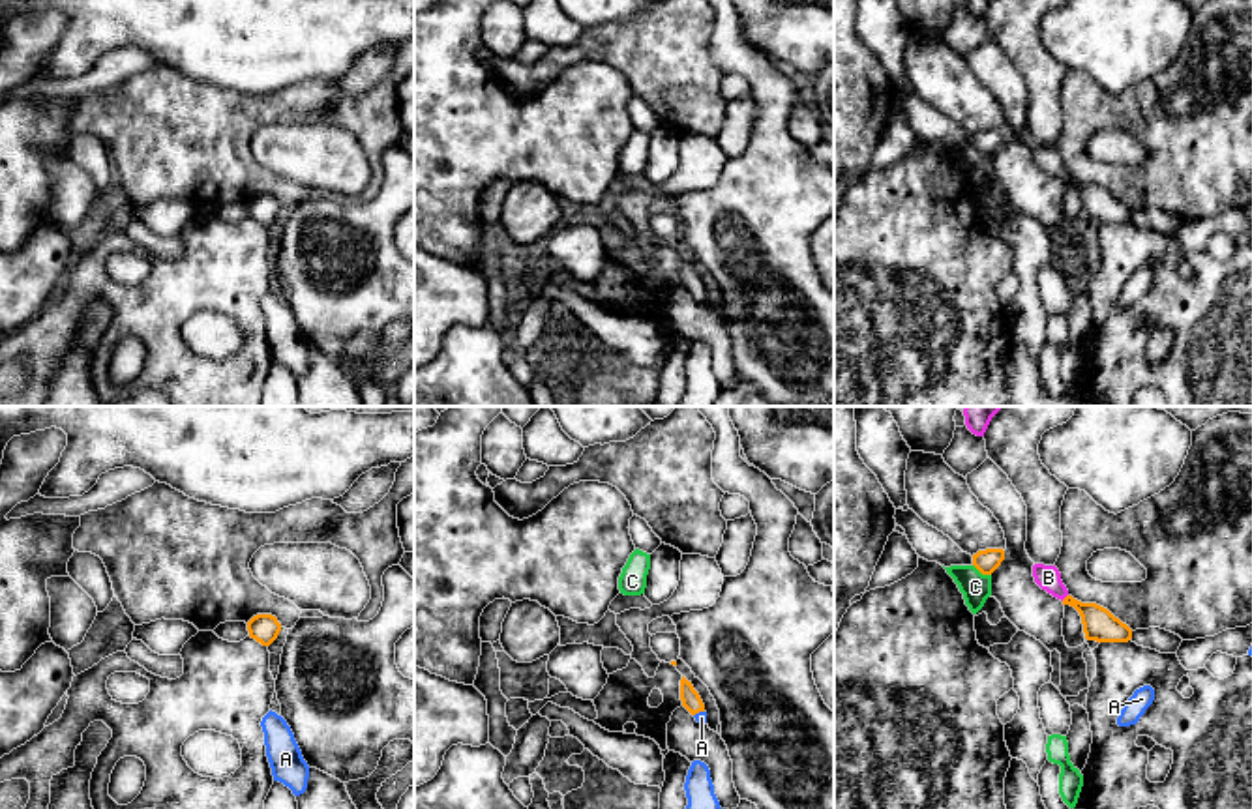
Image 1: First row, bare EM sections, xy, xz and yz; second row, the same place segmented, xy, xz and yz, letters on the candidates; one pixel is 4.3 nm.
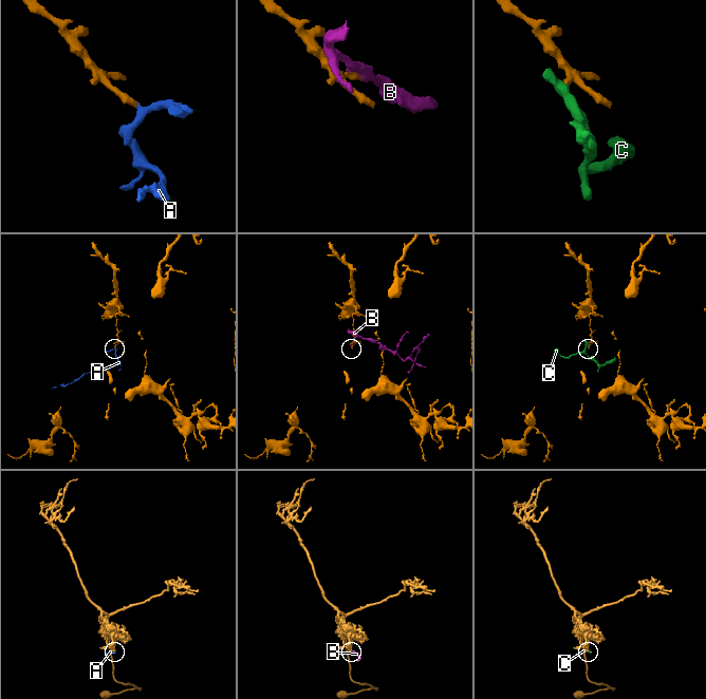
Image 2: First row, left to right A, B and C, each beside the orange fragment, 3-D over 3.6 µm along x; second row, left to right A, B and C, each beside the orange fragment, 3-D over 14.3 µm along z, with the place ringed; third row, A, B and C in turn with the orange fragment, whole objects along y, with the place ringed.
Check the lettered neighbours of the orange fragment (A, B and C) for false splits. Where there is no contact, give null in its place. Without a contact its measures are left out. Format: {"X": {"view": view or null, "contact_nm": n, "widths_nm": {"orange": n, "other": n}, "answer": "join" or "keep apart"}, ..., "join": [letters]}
{"A": {"view": "xz", "contact_nm": 50, "widths_nm": {"orange": 80, "other": 50}, "answer": "join"}, "B": {"view": "yz", "contact_nm": 40, "widths_nm": {"orange": 140, "other": 110}, "answer": "keep apart"}, "C": {"view": "yz", "contact_nm": 90, "widths_nm": {"orange": 100, "other": 130}, "answer": "keep apart"}, "join": ["A"]}

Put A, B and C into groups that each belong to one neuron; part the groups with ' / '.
A / B / C

